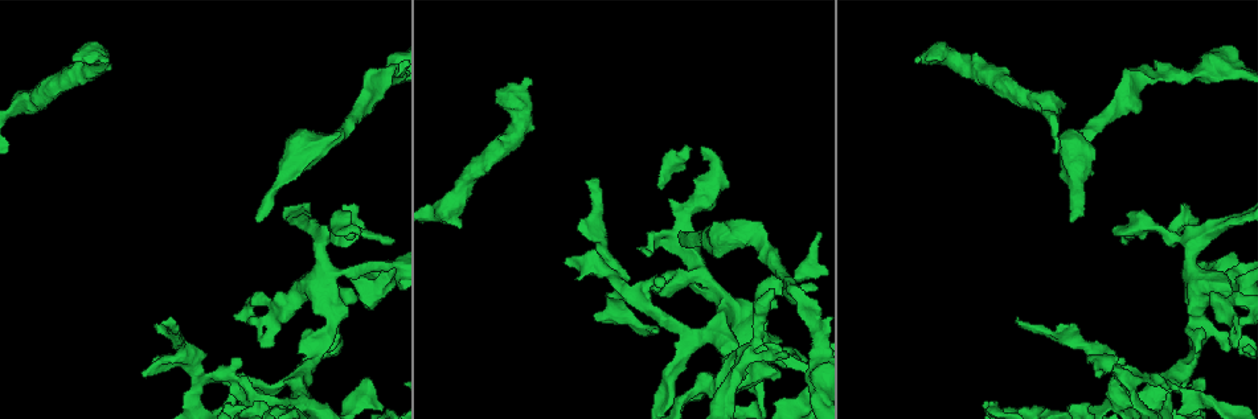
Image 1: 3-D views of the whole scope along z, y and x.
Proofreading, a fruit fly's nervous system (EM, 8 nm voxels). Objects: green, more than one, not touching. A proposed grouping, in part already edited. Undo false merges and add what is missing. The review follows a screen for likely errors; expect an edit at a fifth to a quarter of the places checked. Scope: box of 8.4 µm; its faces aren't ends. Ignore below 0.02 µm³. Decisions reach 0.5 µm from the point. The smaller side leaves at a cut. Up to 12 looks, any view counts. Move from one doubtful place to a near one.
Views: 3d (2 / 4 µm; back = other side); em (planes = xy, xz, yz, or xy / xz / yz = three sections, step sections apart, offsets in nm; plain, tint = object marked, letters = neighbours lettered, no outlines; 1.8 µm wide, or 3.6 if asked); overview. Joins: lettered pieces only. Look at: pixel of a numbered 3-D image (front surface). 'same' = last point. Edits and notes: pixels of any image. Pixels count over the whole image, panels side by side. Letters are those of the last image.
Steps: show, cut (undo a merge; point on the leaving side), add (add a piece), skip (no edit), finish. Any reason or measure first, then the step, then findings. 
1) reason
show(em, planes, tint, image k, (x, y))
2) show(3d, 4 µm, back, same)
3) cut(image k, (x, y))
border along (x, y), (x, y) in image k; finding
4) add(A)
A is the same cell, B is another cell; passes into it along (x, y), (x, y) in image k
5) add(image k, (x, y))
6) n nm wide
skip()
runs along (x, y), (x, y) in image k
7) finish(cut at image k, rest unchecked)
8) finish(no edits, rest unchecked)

free end
show(em, planes, letters, image 1, (680, 235))

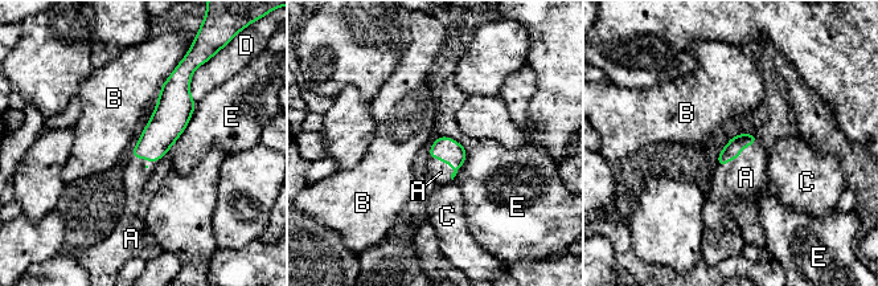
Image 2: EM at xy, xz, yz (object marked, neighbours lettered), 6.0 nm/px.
add(A)
A is the same cell, B, C, D and E are other cells; passes into it along (731, 151), (739, 156), (746, 178) in image 2; the neuron continues

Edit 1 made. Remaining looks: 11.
an open end
show(3d, 4 µm, image 1, (1185, 207))

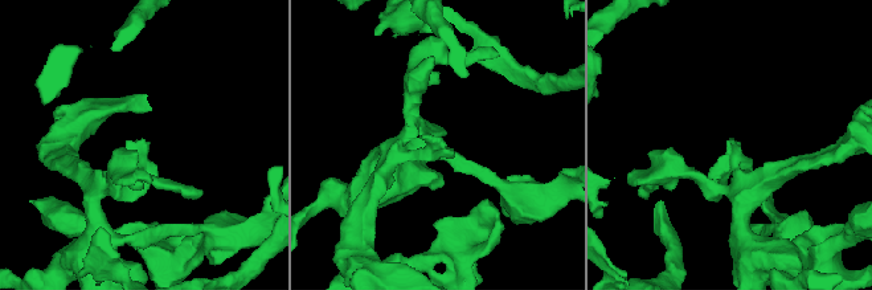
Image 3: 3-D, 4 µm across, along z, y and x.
show(em, xy, step 8, plain, image 3, (143, 139))

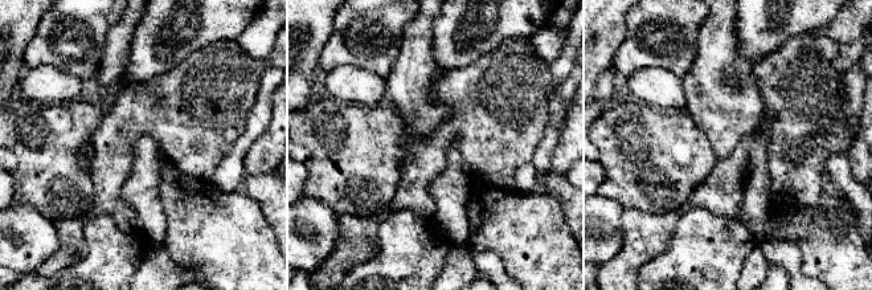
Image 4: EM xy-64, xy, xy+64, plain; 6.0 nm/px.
see the neighbours
show(em, xy, step 8, letters, same)

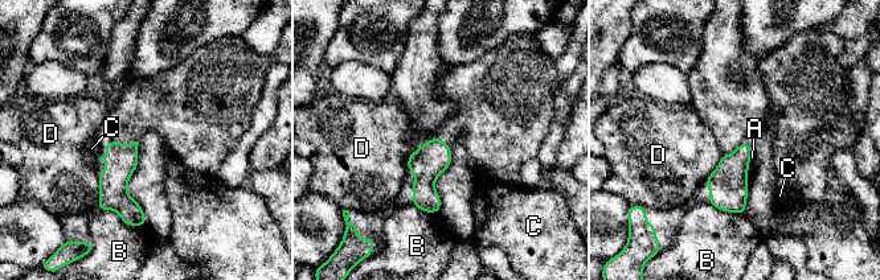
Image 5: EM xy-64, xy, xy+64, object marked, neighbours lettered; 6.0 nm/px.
skip()
A, B, C and D are other cells; none of them fits

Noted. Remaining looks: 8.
looks like a crossing
show(3d, 4 µm, back, image 1, (721, 332))

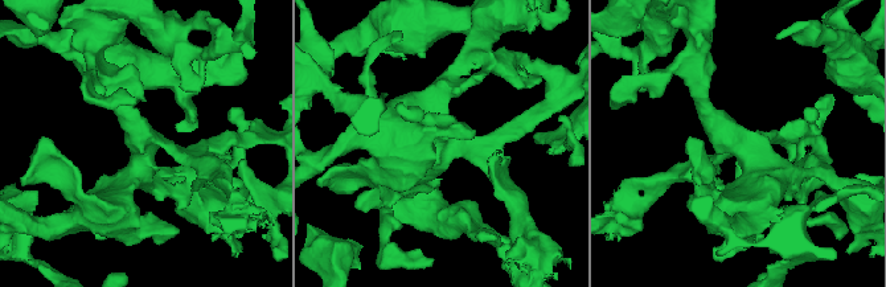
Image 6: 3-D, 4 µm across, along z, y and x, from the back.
now the EM
show(em, 3.6 µm, planes, letters, image 6, (442, 145))

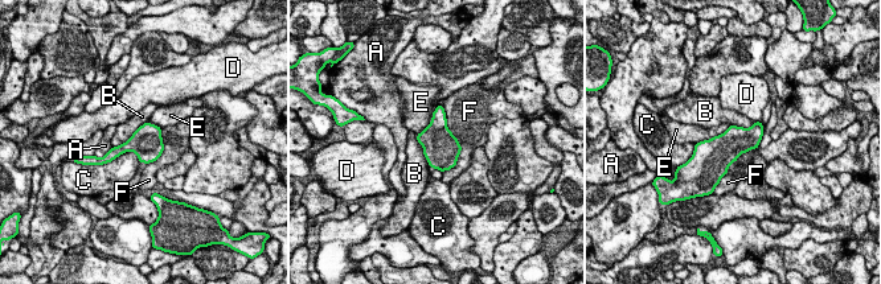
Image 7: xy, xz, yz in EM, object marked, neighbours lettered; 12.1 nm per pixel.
380 nm wide; F touches over 850 nm
skip()
A, B, C, D, E and F are other cells; continuous, no second neuron

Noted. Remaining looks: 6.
closes a loop
show(3d, 4 µm, image 1, (631, 294))

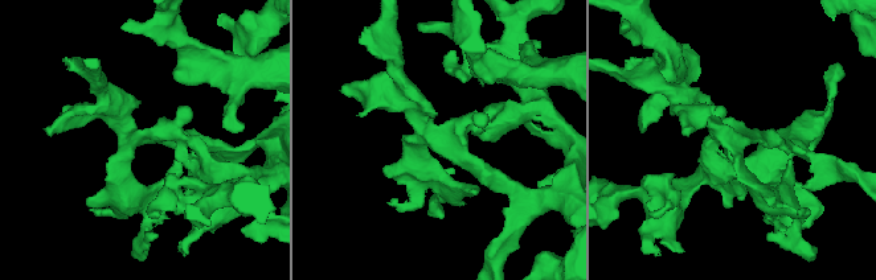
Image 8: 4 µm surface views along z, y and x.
3 arms; arms of 170, 180, 220 nm; now the EM
show(em, planes, letters, image 8, (739, 141))

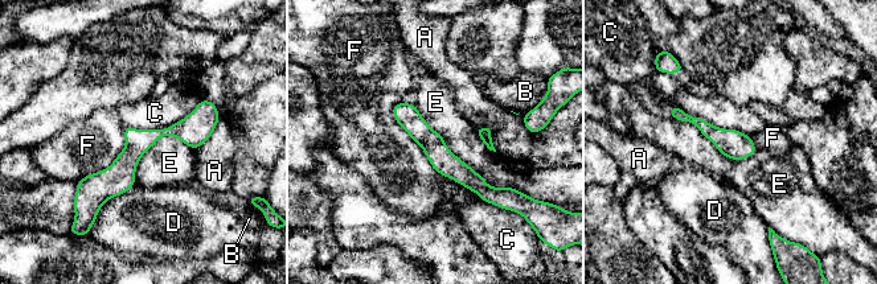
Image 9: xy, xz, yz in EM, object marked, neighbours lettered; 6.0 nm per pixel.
150 nm wide
skip()
A, B, C, D, E and F are other cells; border along (414, 105), (491, 186), (516, 190) in image 9; continuous, no second neuron

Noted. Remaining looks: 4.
show(overview)

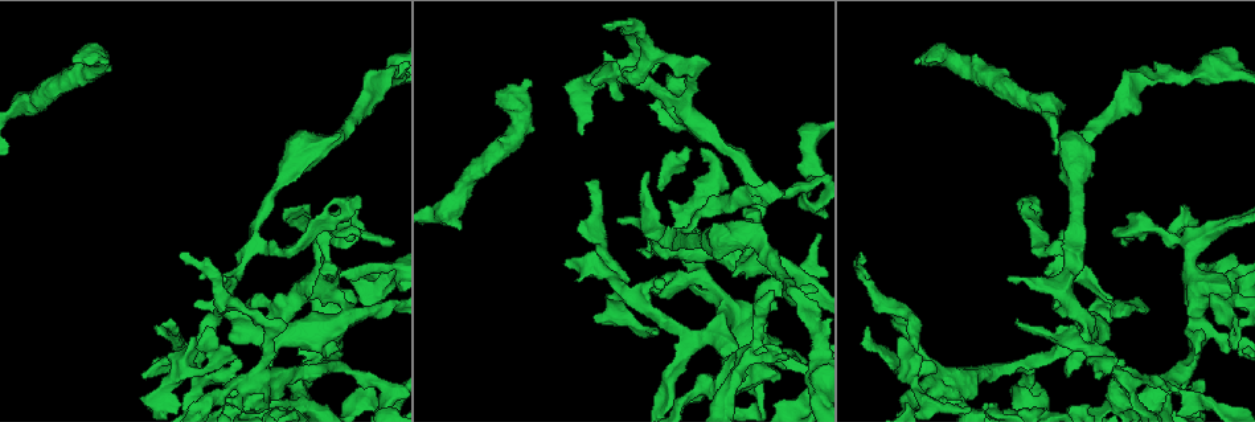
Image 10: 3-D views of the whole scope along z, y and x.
free end
show(3d, 4 µm, image 10, (531, 86))

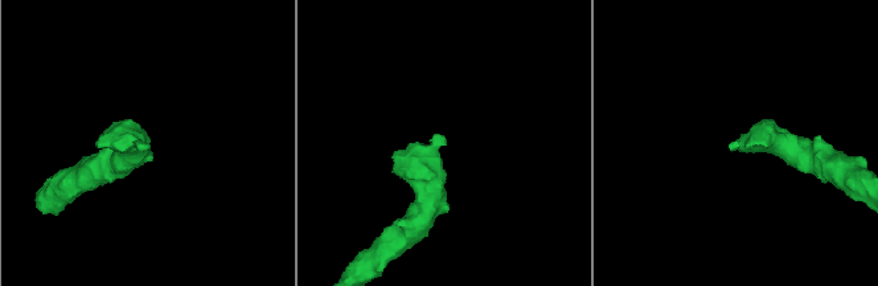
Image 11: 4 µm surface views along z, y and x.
show(em, planes, letters, image 11, (735, 148))

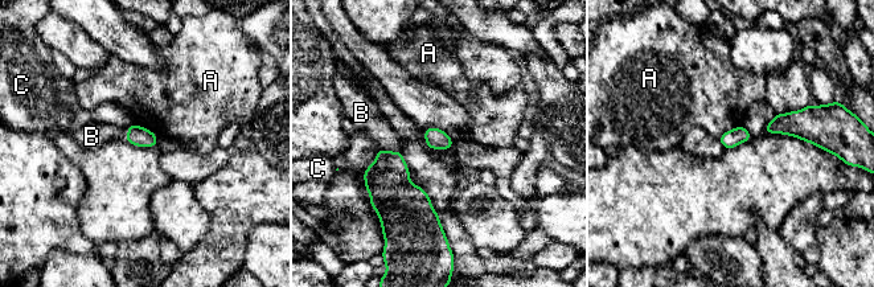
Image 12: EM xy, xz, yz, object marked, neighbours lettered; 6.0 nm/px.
add(B)
B is the same cell, A and C are other cells; the neuron continues

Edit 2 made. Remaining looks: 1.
finish(add at image 2, add at image 12, rest unchecked)

